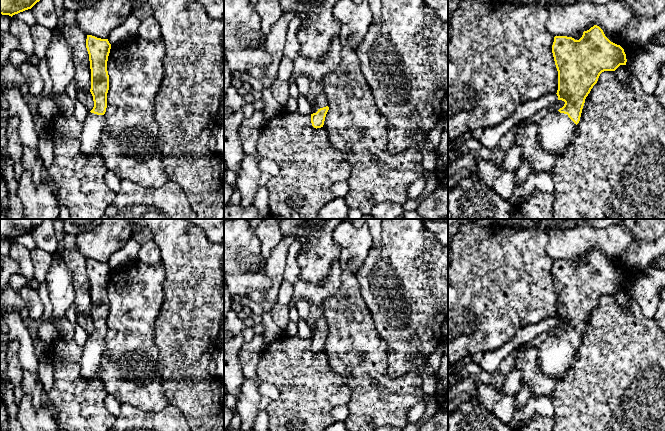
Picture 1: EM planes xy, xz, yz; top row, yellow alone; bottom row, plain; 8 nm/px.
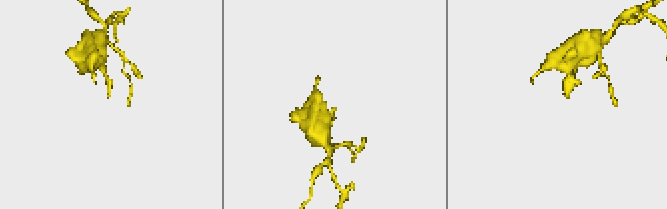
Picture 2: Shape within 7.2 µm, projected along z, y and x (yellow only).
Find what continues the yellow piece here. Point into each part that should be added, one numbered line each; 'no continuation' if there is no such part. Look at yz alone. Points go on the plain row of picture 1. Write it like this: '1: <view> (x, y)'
1: yz (556, 354)

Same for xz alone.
1: xz (320, 324)

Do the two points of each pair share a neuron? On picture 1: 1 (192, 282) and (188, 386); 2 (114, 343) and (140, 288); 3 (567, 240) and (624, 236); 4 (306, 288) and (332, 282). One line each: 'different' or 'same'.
1: same
2: same
3: same
4: same

